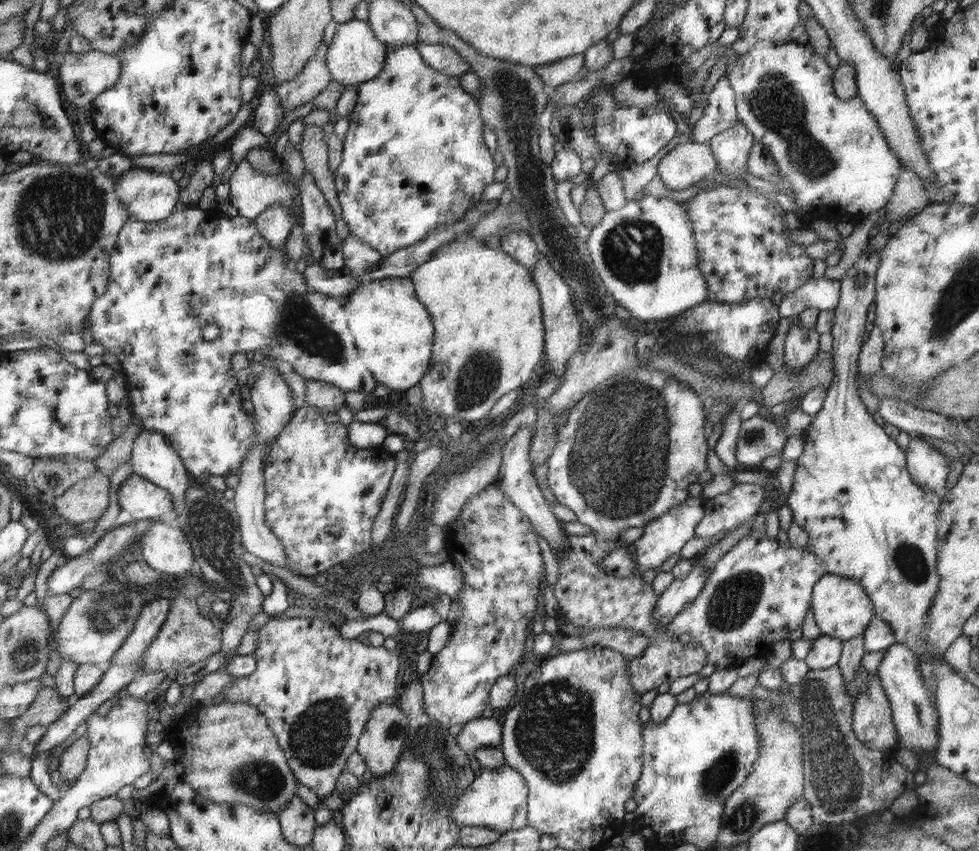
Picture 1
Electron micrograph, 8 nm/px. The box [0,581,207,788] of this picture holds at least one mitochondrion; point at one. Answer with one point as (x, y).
(108, 612)

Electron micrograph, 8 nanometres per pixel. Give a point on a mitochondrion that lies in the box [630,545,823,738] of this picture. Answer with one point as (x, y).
(736, 598)

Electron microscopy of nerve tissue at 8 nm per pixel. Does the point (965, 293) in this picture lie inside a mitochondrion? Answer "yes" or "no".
yes

